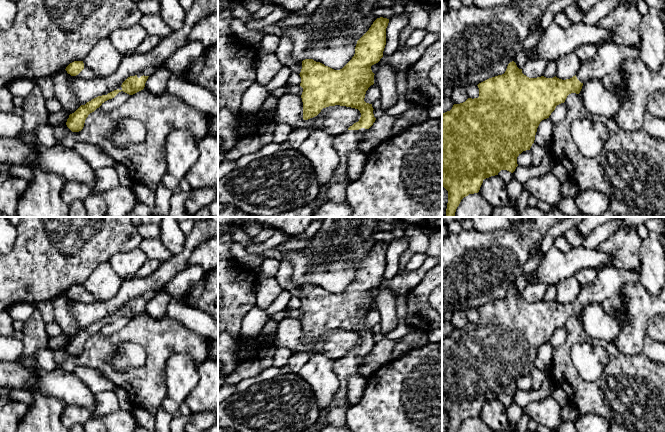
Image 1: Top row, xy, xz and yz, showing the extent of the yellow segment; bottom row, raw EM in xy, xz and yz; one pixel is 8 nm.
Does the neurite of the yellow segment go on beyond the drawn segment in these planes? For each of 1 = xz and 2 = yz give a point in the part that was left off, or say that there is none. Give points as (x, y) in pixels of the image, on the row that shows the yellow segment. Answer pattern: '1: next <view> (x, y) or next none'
1: next xz (349, 141)
2: next yz (610, 57)

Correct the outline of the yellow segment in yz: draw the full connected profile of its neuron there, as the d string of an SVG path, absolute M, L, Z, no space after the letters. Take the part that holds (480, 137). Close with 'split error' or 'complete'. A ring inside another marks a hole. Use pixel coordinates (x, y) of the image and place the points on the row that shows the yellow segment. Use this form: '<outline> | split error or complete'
M605 43L597 47L592 59L582 62L575 76L566 80L556 76L529 78L512 61L504 74L477 85L478 98L454 104L450 111L443 113L442 186L448 191L445 217L455 217L461 200L469 194L478 193L484 179L498 175L501 170L513 173L518 166L517 157L530 150L534 143L540 122L549 118L569 94L579 94L583 83L591 79L601 80L608 74L621 72L626 59L638 56L636 46Z | split error

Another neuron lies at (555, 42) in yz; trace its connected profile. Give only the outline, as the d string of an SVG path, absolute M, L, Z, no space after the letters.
M553 21L546 29L543 29L537 45L533 49L523 50L523 52L528 60L541 57L548 61L555 61L567 54L574 53L578 46L594 44L598 47L610 43L611 36L611 32L597 24L579 23L562 28Z

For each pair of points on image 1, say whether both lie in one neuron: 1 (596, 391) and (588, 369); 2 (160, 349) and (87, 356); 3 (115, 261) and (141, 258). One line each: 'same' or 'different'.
1: different
2: same
3: same

